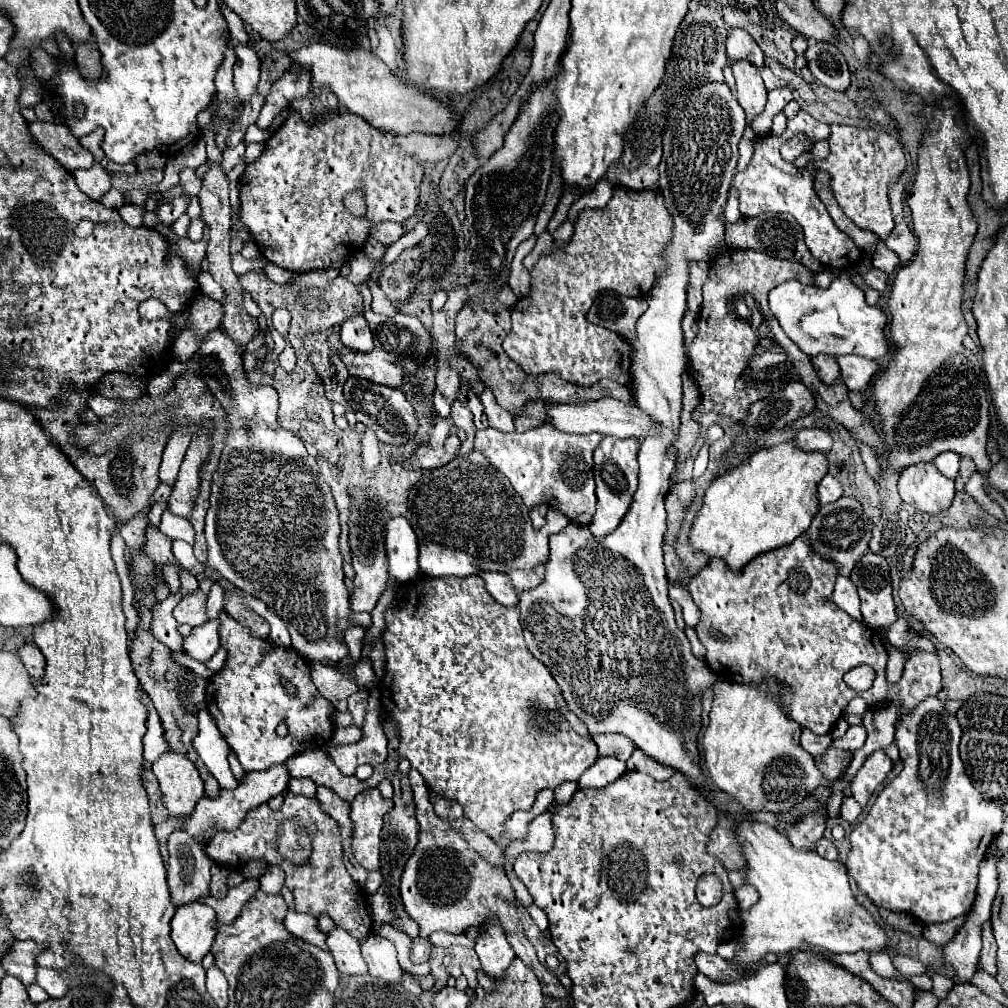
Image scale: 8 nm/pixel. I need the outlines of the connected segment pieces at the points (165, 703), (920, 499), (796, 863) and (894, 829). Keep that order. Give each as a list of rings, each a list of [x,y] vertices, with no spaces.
[[[141,625],[135,631],[135,637],[131,639],[131,663],[135,669],[135,675],[139,679],[139,683],[145,687],[147,695],[151,697],[161,723],[165,727],[165,737],[171,745],[173,751],[183,753],[185,757],[189,757],[195,767],[201,773],[201,779],[205,781],[205,793],[209,797],[217,797],[219,795],[219,783],[209,775],[205,763],[201,763],[201,759],[197,759],[197,751],[193,751],[193,739],[197,737],[199,731],[199,723],[197,723],[197,713],[199,713],[199,705],[207,701],[207,681],[201,679],[199,675],[195,675],[193,671],[189,671],[187,667],[179,665],[177,661],[173,661],[171,657],[171,649],[163,649],[163,643],[159,639],[155,639],[151,635],[151,631],[143,629]]]
[[[917,463],[907,467],[897,483],[905,503],[925,513],[947,509],[955,495],[955,483],[937,471],[933,463]]]
[[[743,819],[743,821],[739,823],[739,829],[737,829],[737,839],[741,841],[741,845],[743,845],[743,855],[745,855],[745,859],[747,859],[747,879],[749,879],[751,885],[755,885],[755,889],[757,889],[759,895],[761,895],[759,901],[757,901],[757,905],[753,905],[749,911],[741,911],[743,929],[745,929],[741,939],[745,941],[745,947],[743,947],[739,953],[735,953],[735,957],[731,959],[731,963],[735,963],[735,965],[741,969],[741,973],[745,973],[747,967],[749,967],[751,963],[763,959],[767,953],[811,951],[811,953],[823,953],[823,955],[841,955],[841,953],[857,953],[857,951],[861,951],[861,949],[867,951],[867,953],[879,953],[879,951],[887,951],[887,953],[891,953],[891,939],[887,937],[885,929],[883,929],[879,923],[875,923],[873,915],[871,915],[863,905],[857,903],[857,899],[855,899],[855,895],[853,895],[853,891],[851,891],[851,887],[849,887],[847,869],[845,869],[843,863],[839,863],[839,861],[827,861],[827,859],[819,857],[815,851],[799,851],[799,853],[797,853],[797,851],[791,847],[791,843],[789,843],[789,839],[787,839],[785,835],[781,835],[777,829],[769,827],[767,823],[759,823],[759,821]]]
[[[929,695],[925,701],[921,701],[913,711],[905,713],[899,717],[897,725],[895,725],[895,745],[899,747],[901,753],[901,761],[903,761],[903,771],[879,793],[875,805],[871,807],[869,815],[853,829],[853,833],[849,835],[851,841],[851,853],[847,857],[847,867],[849,873],[855,877],[859,889],[877,905],[877,907],[885,907],[889,911],[901,911],[901,913],[909,913],[911,917],[915,917],[917,921],[921,921],[923,925],[931,925],[931,923],[945,923],[951,921],[959,915],[965,915],[971,911],[973,901],[975,901],[975,889],[977,889],[977,867],[979,861],[987,855],[987,849],[991,845],[991,841],[1001,833],[1003,829],[1003,821],[1005,821],[1005,813],[1001,811],[999,805],[989,803],[981,797],[981,793],[973,787],[971,779],[965,773],[963,761],[959,757],[959,739],[961,739],[961,725],[957,723],[957,717],[951,715],[943,701],[937,695]]]

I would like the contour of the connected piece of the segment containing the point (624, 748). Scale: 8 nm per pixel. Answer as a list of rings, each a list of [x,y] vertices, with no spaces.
[[[593,735],[593,741],[597,743],[601,757],[615,755],[621,761],[627,761],[635,751],[633,741],[625,735]]]

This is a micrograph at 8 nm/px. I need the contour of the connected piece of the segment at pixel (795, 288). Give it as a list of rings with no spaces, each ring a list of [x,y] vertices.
[[[847,269],[841,271],[839,277],[827,287],[827,289],[819,289],[815,285],[803,285],[799,281],[785,281],[781,285],[777,285],[775,289],[769,291],[769,307],[773,311],[773,315],[777,317],[781,329],[787,333],[787,337],[791,341],[797,343],[797,347],[809,355],[815,357],[819,353],[823,355],[859,355],[865,359],[881,359],[887,353],[887,341],[885,341],[885,325],[887,325],[887,317],[879,307],[871,307],[865,303],[863,297],[863,289],[859,289],[853,283],[855,277],[855,269]]]

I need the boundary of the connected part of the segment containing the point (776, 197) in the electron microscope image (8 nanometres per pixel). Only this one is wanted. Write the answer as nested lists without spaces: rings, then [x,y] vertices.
[[[799,111],[793,119],[787,121],[789,127],[781,137],[775,135],[765,135],[765,137],[757,137],[755,139],[755,153],[751,163],[747,165],[745,171],[739,171],[733,177],[733,185],[739,191],[739,211],[743,217],[757,217],[761,213],[789,213],[797,219],[797,223],[801,225],[803,233],[805,233],[805,243],[809,247],[809,251],[827,267],[831,269],[843,269],[849,265],[857,265],[861,251],[859,247],[843,233],[835,227],[833,219],[829,217],[825,205],[821,203],[821,199],[817,197],[815,189],[813,189],[813,169],[805,167],[805,169],[795,169],[793,163],[783,161],[783,157],[779,155],[779,147],[791,139],[793,135],[807,135],[809,143],[817,143],[821,139],[829,137],[829,125],[813,119],[809,113]]]

